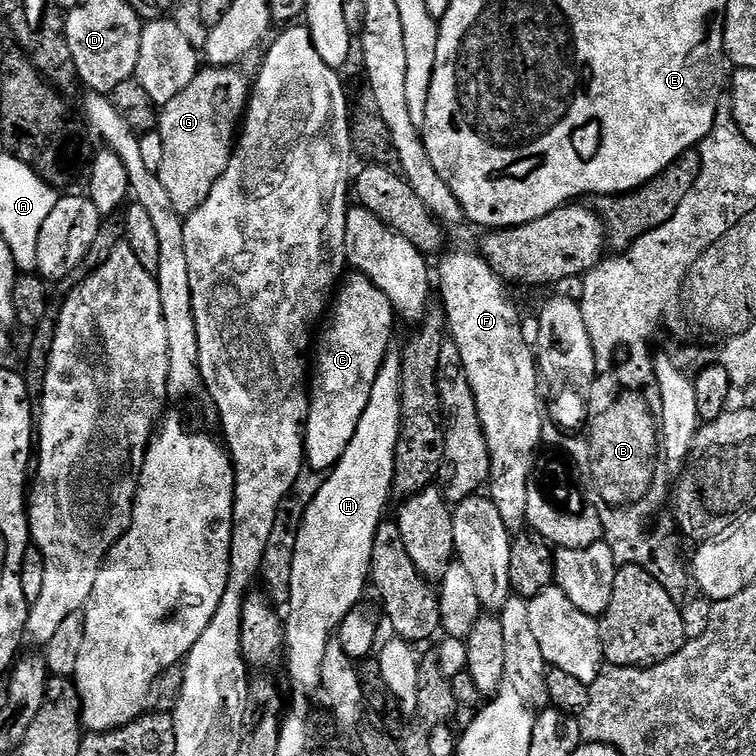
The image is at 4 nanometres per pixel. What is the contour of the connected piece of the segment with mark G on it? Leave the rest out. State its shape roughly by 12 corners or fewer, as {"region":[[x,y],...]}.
{"region":[[236,66],[201,67],[159,109],[158,175],[188,217],[232,157],[250,99]]}

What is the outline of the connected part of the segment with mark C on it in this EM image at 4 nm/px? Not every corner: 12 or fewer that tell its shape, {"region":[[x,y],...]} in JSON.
{"region":[[368,276],[339,285],[314,348],[304,455],[346,454],[398,324]]}

